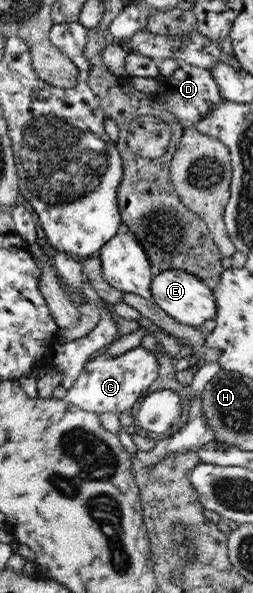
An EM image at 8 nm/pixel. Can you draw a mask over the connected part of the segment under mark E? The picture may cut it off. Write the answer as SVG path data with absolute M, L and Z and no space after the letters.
M178 269L156 271L153 276L151 292L153 294L152 302L168 316L182 324L202 328L206 322L213 320L217 315L217 306L214 304L212 290L201 281L201 278L190 272Z

